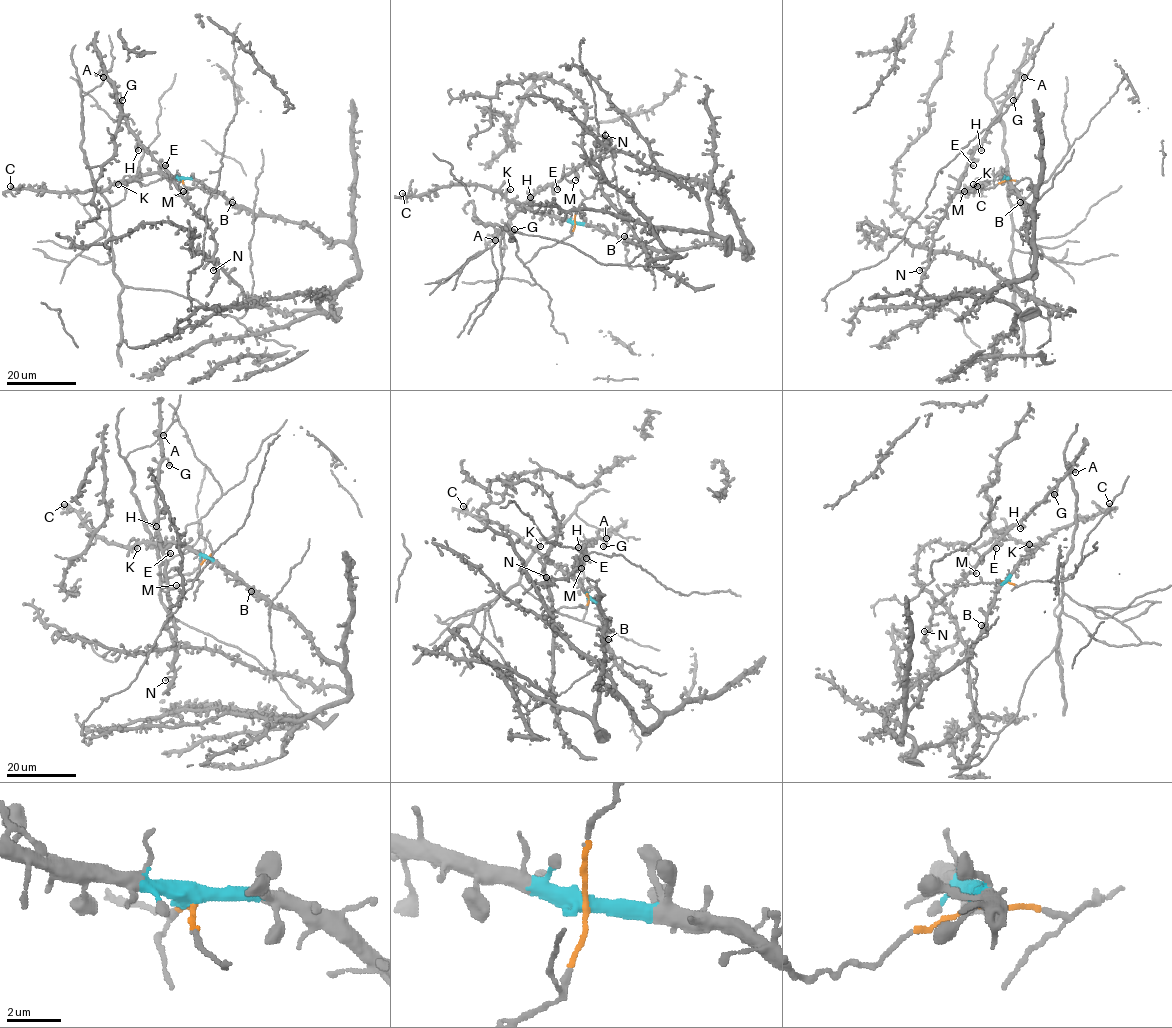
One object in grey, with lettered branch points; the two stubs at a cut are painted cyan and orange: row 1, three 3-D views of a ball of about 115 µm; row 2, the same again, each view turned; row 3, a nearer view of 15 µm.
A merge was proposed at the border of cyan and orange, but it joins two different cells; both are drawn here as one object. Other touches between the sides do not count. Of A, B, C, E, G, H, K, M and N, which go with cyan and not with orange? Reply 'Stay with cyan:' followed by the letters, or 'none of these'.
Stay with cyan: B, C, K

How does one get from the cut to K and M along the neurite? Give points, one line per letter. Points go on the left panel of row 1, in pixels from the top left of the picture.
K: (183, 179), (161, 173), (145, 173), (114, 184), (118, 184)
M: (183, 179), (127, 182), (124, 198), (110, 205), (82, 148), (82, 96), (106, 76), (132, 134), (183, 191)

